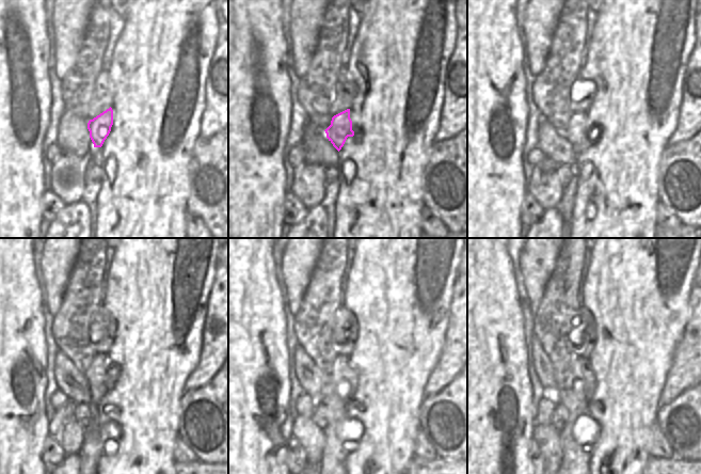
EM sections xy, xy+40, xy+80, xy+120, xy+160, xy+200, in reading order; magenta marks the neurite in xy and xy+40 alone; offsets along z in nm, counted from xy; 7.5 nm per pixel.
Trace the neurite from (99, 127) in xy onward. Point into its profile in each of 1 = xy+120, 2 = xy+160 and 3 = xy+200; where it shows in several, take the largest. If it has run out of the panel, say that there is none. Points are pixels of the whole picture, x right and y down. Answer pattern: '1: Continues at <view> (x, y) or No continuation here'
1: Continues at xy+120 (101, 373)
2: Continues at xy+160 (345, 378)
3: Continues at xy+200 (588, 376).

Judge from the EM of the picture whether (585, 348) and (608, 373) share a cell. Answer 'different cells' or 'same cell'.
different cells

